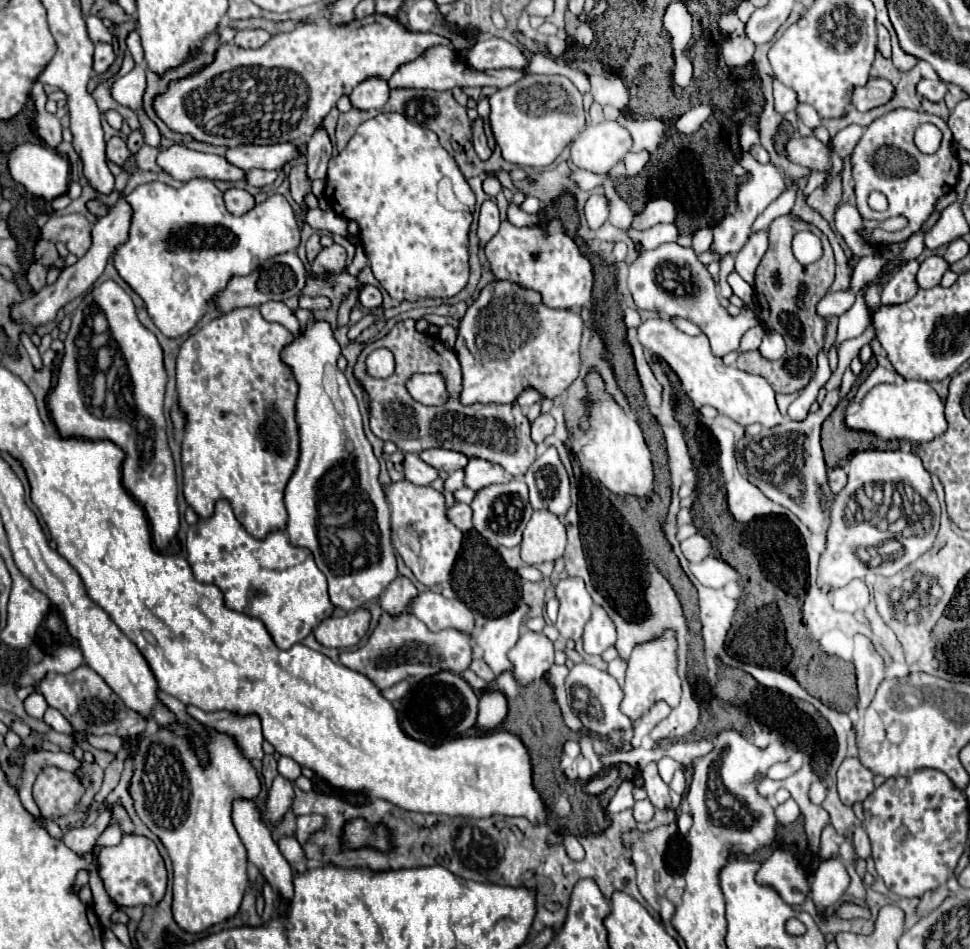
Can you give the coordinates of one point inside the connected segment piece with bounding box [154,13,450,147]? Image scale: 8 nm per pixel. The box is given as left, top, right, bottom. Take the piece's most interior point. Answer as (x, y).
(244, 96)

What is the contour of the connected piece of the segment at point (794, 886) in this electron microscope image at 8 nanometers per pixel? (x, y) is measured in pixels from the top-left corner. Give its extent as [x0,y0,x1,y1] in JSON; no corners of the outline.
[756,849,808,905]

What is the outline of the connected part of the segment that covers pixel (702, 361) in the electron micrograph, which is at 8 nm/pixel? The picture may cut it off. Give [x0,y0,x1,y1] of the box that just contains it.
[638,317,782,427]

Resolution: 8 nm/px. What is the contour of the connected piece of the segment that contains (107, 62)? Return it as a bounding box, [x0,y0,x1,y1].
[94,43,114,75]

